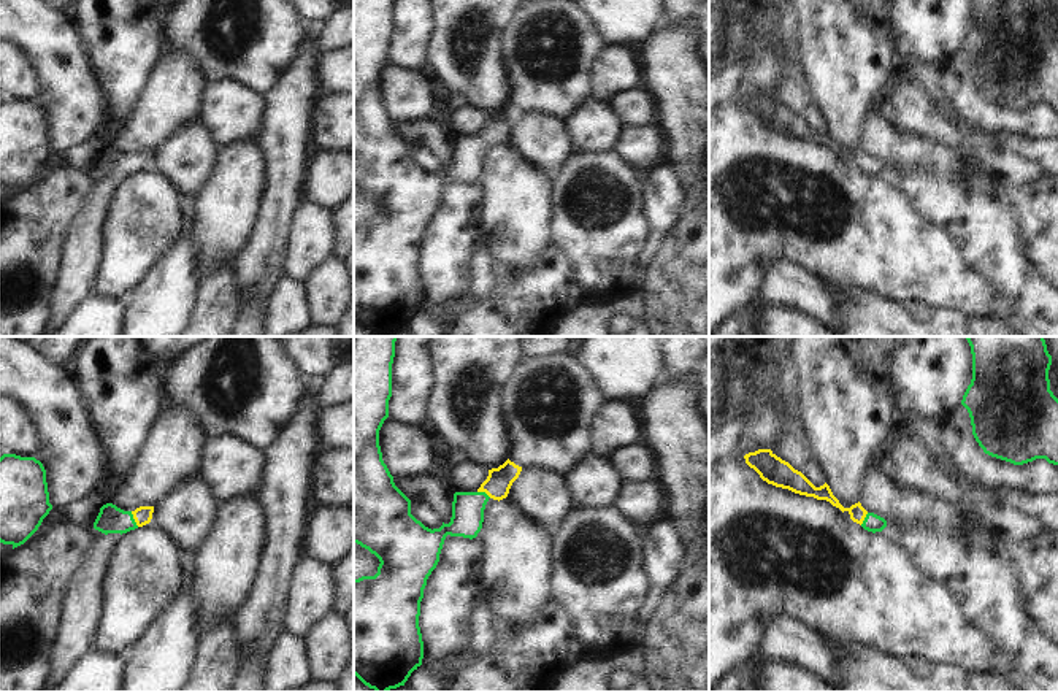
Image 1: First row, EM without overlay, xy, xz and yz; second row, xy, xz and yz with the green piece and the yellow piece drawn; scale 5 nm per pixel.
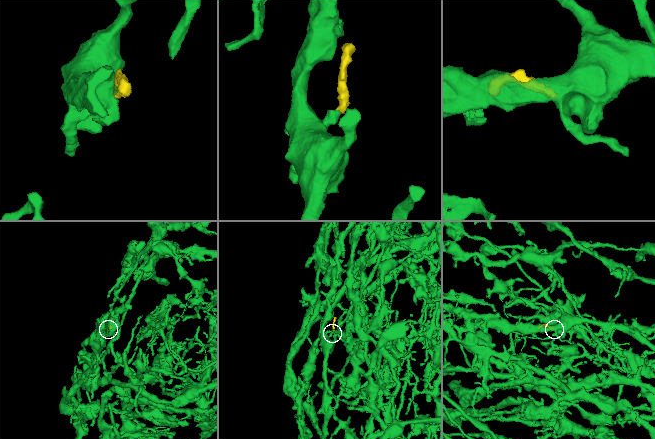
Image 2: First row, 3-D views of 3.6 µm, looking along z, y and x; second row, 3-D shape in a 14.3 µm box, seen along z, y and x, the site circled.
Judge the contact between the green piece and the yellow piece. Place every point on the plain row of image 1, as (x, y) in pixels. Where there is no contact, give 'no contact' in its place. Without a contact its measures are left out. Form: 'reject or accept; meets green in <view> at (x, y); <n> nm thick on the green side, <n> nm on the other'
accept; meets green in xy at (134, 164); 140 nm thick on the green side, 90 nm on the other

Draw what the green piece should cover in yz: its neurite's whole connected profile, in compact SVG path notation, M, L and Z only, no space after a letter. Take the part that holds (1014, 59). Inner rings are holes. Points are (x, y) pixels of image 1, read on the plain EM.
M972 0L972 24L961 49L985 98L1023 110L1045 103L1058 110L1058 43L1050 35L1052 0Z

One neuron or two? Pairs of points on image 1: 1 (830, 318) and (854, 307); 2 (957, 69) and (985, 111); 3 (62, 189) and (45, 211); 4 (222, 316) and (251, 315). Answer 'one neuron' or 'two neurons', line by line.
1: two neurons
2: one neuron
3: one neuron
4: two neurons

